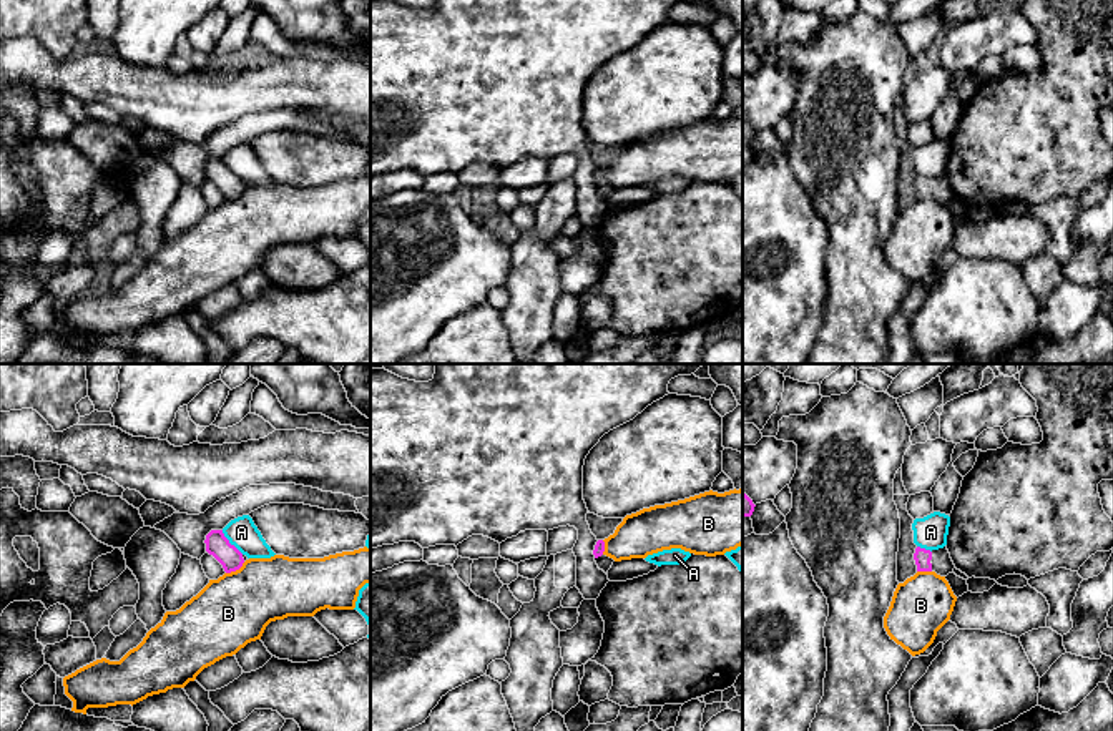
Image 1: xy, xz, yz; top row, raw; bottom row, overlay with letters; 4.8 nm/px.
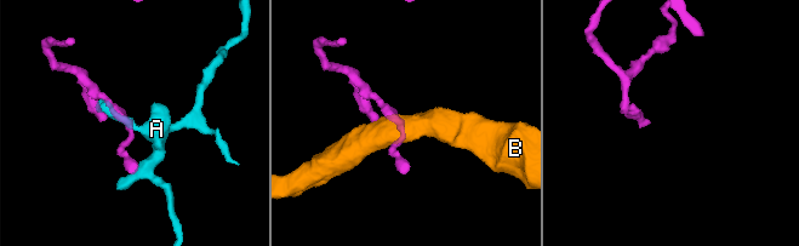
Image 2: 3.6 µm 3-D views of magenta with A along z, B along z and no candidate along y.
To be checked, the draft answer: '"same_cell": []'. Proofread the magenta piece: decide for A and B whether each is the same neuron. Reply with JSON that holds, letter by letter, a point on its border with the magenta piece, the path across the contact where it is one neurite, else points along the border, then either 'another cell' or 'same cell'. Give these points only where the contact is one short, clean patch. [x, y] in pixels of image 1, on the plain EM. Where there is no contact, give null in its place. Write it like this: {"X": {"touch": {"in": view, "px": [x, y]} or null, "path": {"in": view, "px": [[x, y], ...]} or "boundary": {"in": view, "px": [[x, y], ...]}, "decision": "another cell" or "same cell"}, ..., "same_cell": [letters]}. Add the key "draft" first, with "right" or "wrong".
{"draft": "right", "A": {"touch": {"in": "xy", "px": [230, 171]}, "boundary": {"in": "xy", "px": [[221, 158], [243, 181]]}, "decision": "another cell"}, "B": {"touch": {"in": "xy", "px": [235, 198]}, "boundary": {"in": "xy", "px": [[245, 190], [226, 201]]}, "decision": "another cell"}, "same_cell": []}

